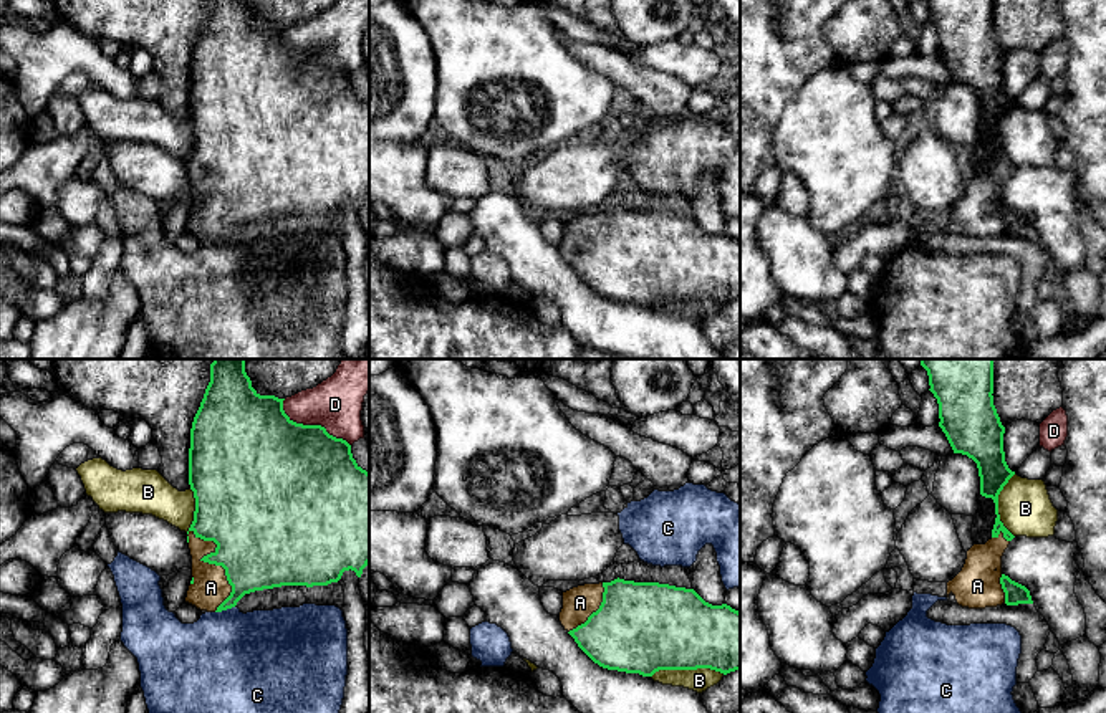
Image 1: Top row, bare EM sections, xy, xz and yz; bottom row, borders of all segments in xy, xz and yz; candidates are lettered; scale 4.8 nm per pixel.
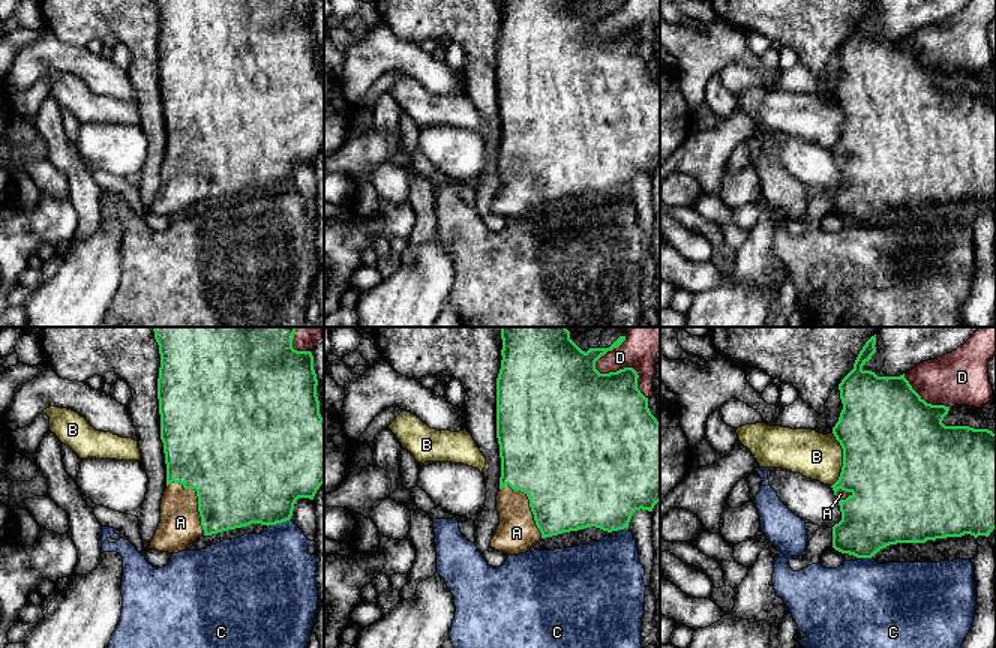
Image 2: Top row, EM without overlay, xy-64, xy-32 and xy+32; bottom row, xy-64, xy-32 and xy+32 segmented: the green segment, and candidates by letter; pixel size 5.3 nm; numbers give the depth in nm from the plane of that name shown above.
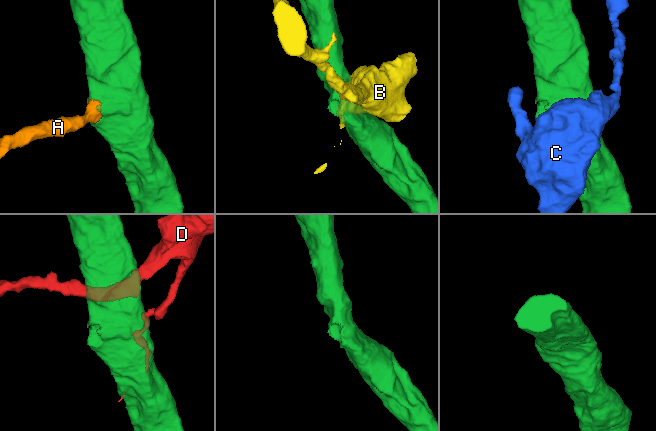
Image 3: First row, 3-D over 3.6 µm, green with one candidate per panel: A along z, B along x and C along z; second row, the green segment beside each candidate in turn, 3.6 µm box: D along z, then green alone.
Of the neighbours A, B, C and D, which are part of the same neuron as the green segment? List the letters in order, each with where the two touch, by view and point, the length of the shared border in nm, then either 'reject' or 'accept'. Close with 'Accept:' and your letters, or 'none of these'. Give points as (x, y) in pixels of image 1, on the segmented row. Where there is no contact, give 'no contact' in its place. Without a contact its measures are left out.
A: contact xy (212, 563); length 420 nm; accept
B: contact xz (687, 669); length 360 nm; reject
C: contact xy (224, 609); length 100 nm; reject
D: contact xy (312, 425); length 400 nm; reject
Accept: A

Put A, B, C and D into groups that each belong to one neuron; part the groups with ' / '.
A / B / C / D

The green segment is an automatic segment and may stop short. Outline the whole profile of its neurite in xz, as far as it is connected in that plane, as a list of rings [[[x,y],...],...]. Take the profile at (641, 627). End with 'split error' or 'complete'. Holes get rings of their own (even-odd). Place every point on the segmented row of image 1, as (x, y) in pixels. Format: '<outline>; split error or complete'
[[[614,579],[611,582],[584,584],[563,592],[563,609],[560,612],[560,622],[565,630],[575,639],[578,647],[599,667],[608,670],[618,670],[626,673],[639,673],[642,677],[652,677],[659,670],[697,670],[710,668],[724,675],[740,670],[740,612],[727,604],[712,605],[705,602],[694,589],[676,587],[659,582],[634,582],[624,579]]]; split error

